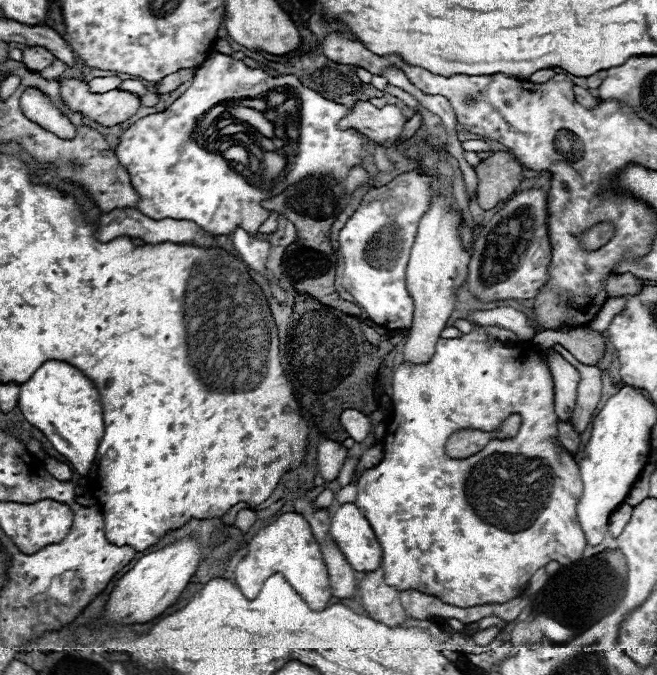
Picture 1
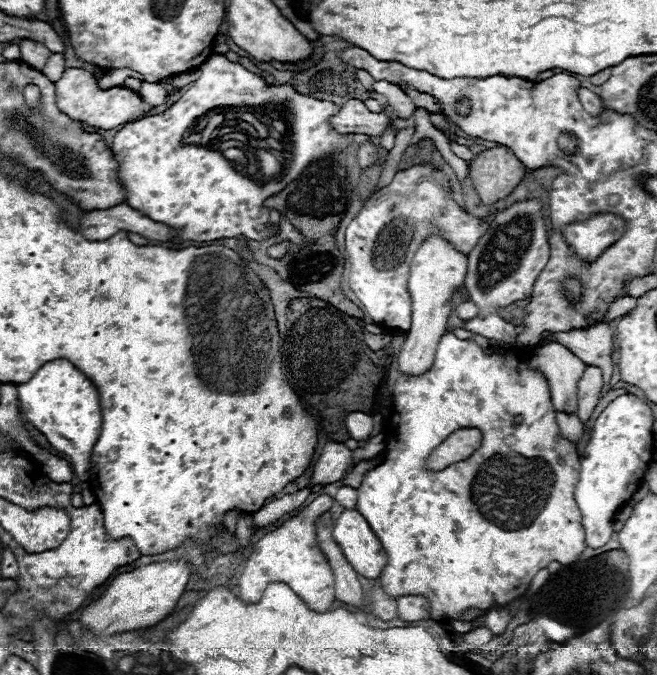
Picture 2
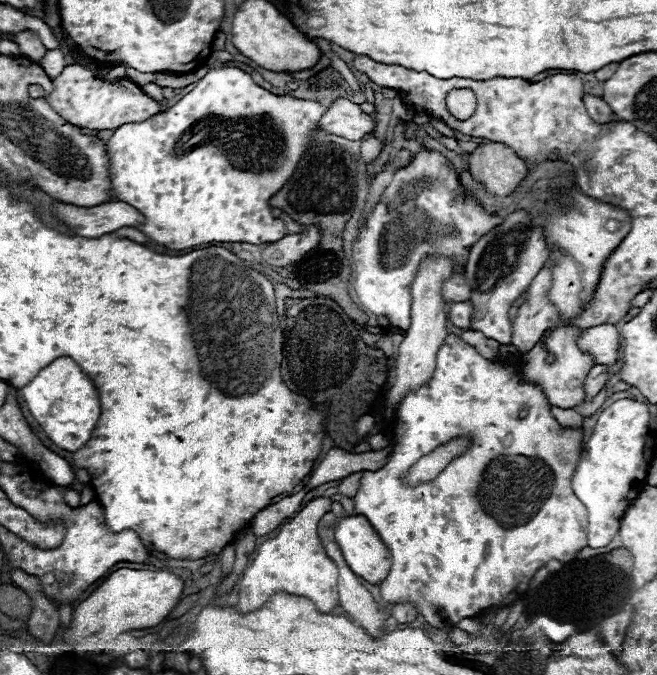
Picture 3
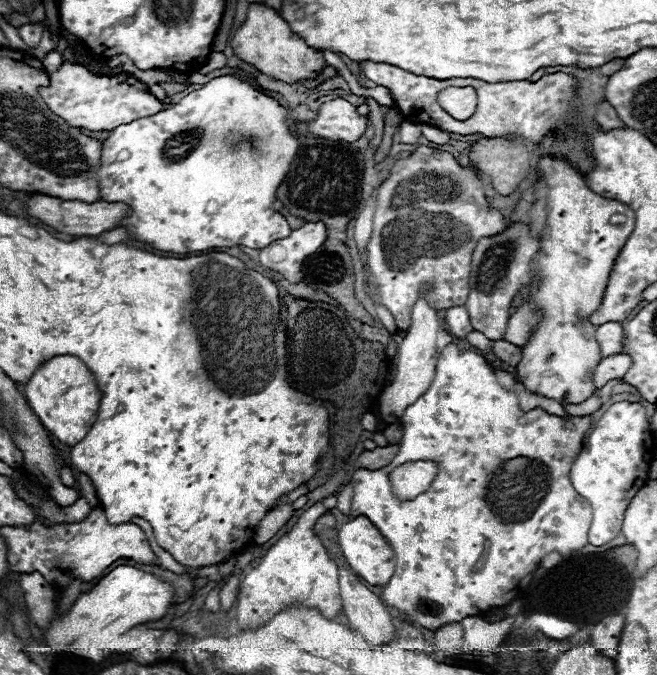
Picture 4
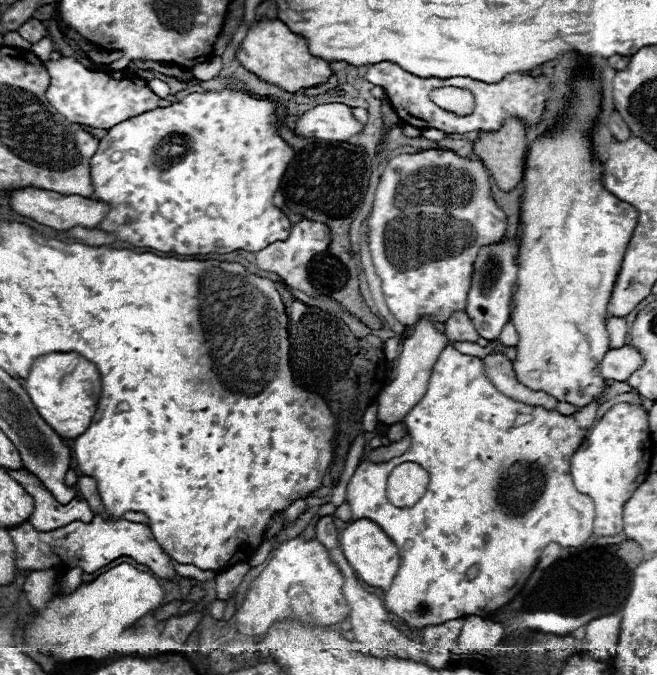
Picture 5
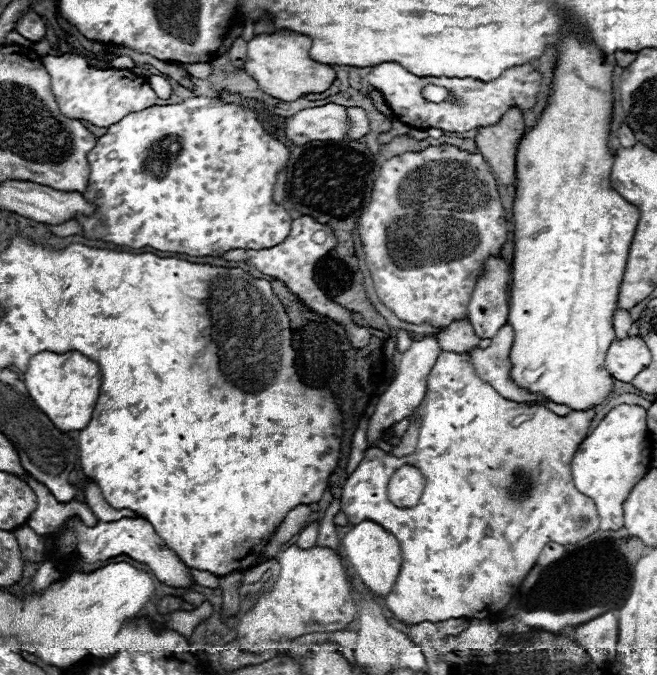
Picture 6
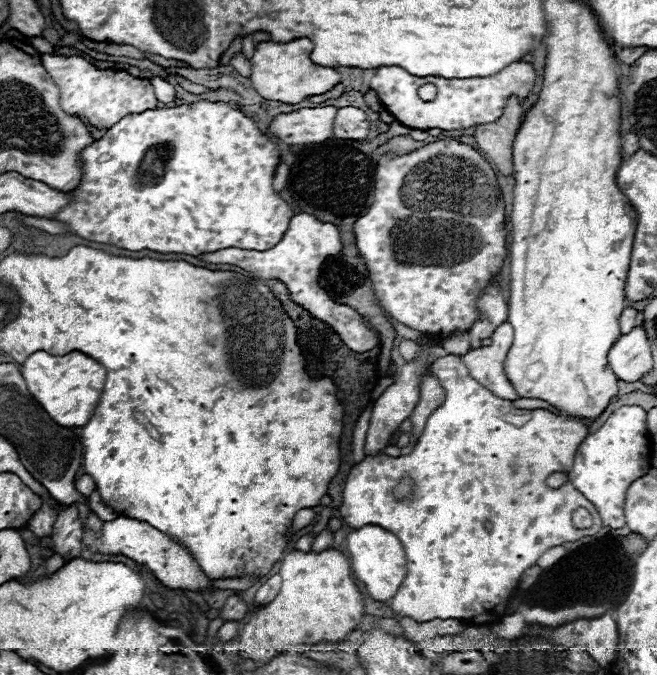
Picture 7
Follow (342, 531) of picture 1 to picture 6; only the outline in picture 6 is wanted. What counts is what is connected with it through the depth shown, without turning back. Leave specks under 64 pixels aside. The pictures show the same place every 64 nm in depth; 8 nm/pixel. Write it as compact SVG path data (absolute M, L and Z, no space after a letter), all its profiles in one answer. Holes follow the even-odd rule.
M360 522L354 524L342 538L342 548L344 548L344 556L350 562L352 570L358 574L358 578L376 594L380 596L388 596L398 574L400 574L400 566L402 566L402 550L398 540L386 532L382 526L378 526L376 522Z

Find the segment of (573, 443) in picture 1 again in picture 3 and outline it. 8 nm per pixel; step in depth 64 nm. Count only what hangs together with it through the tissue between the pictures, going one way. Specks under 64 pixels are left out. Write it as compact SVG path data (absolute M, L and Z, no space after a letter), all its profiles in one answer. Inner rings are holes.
M552 406L552 416L560 422L562 428L572 428L572 430L582 426L582 420L584 420L576 410L562 410L556 406Z

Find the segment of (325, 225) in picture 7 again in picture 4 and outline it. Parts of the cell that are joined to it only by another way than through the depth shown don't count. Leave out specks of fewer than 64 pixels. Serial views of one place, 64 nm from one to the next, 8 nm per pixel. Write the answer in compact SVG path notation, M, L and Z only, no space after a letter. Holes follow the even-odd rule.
M306 222L288 238L276 240L260 250L260 264L280 272L288 282L302 280L304 258L316 252L326 240L326 226L322 222Z

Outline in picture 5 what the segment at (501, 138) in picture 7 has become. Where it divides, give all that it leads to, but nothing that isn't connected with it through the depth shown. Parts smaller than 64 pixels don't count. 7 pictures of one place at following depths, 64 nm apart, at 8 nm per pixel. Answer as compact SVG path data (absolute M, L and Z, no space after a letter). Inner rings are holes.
M518 118L506 120L498 132L480 132L474 142L474 156L482 160L502 192L510 192L522 182L526 150L526 132Z

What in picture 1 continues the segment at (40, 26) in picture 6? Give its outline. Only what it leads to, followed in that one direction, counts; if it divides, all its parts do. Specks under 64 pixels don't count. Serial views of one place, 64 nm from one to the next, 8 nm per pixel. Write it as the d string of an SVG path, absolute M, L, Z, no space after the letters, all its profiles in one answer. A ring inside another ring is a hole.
M28 46L28 48L24 48L24 52L22 52L22 62L26 64L28 70L40 72L40 70L52 66L54 60L56 60L56 56L50 54L50 52L48 52L46 48L42 48L42 46Z

